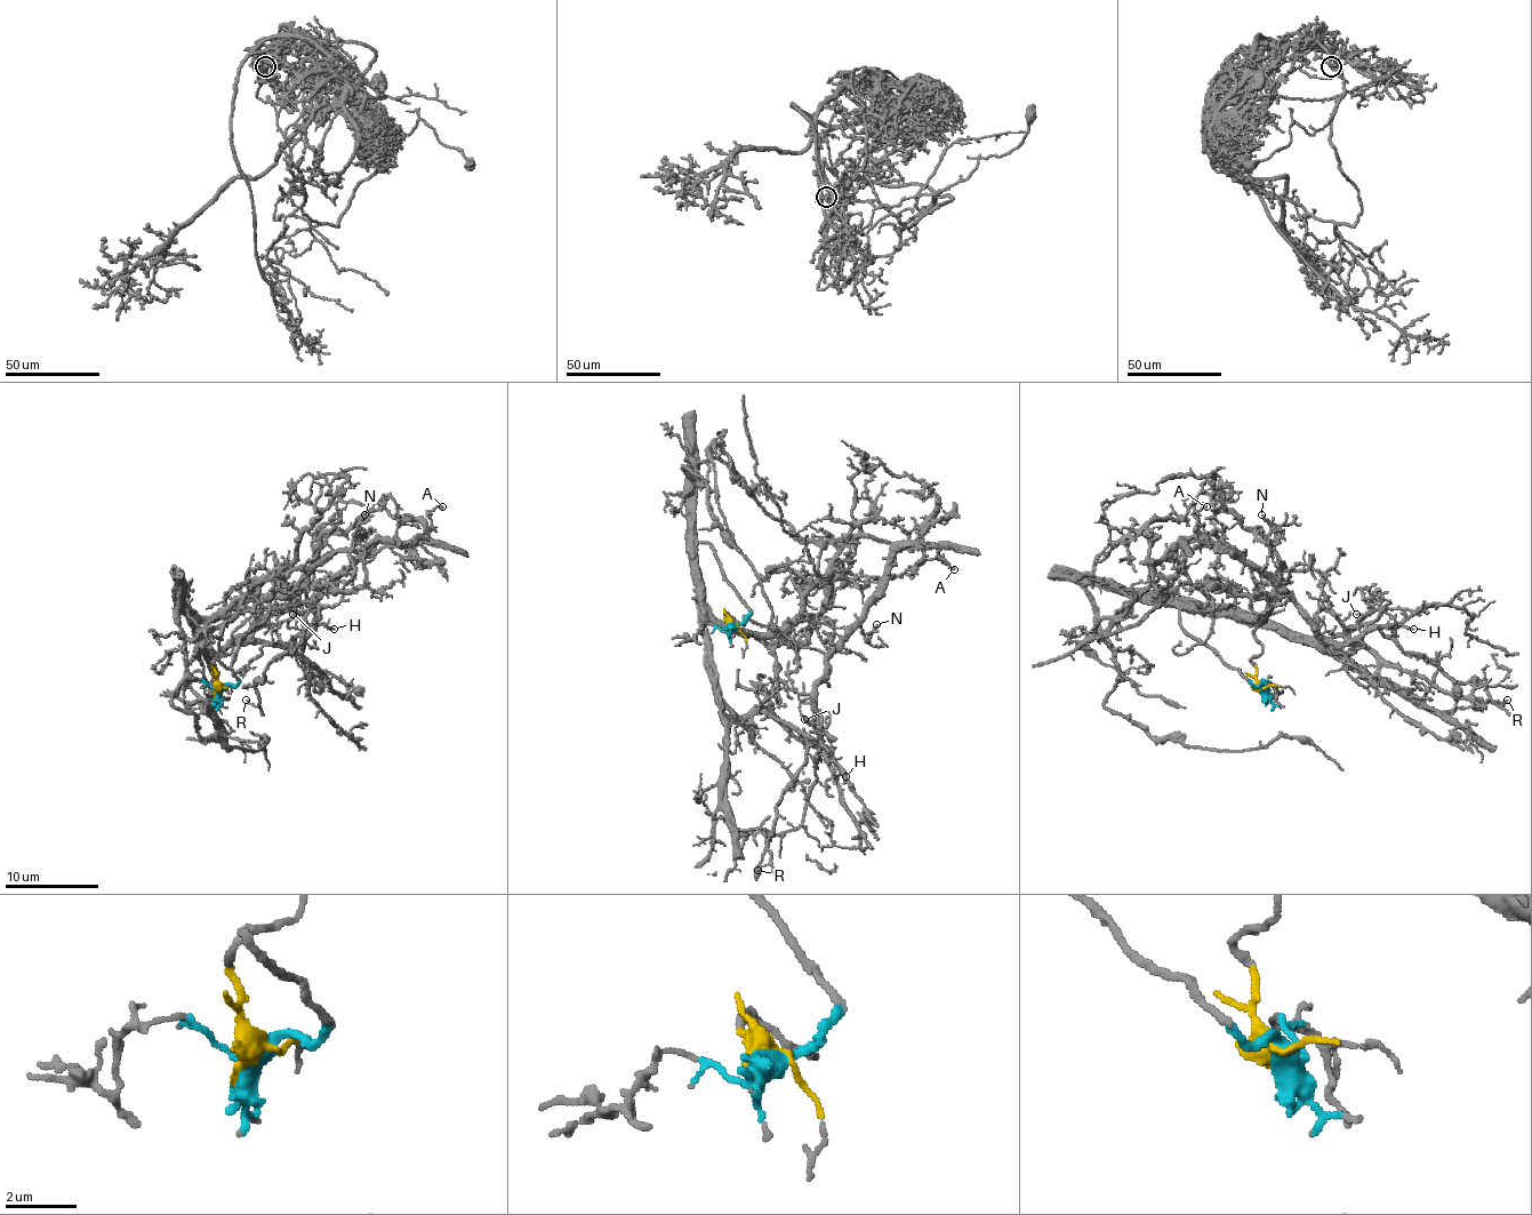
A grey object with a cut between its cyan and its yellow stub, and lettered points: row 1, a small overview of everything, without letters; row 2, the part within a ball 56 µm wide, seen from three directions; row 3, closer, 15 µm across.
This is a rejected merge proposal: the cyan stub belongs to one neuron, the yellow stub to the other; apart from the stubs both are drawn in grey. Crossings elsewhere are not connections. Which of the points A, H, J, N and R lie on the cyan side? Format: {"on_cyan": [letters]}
{"on_cyan": []}

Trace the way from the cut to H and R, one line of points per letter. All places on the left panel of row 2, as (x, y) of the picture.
H: (219, 688), (215, 663), (233, 632), (271, 606), (311, 601), (302, 641), (306, 628), (335, 630)
R: (219, 688), (215, 663), (233, 632), (271, 606), (311, 601), (313, 625), (264, 672), (259, 703), (246, 701)

